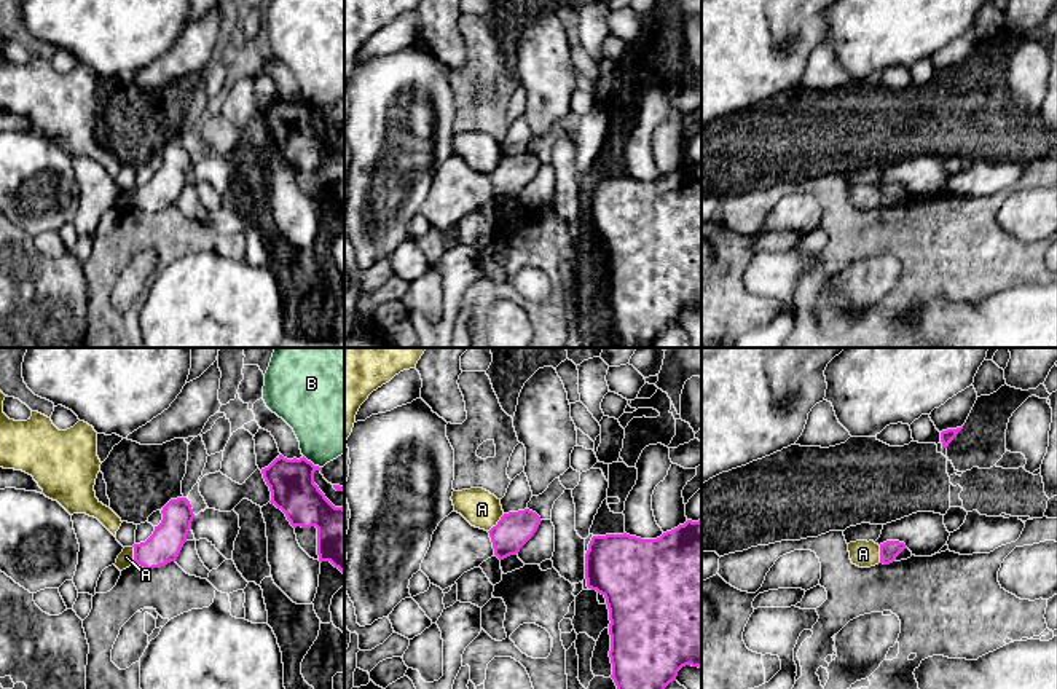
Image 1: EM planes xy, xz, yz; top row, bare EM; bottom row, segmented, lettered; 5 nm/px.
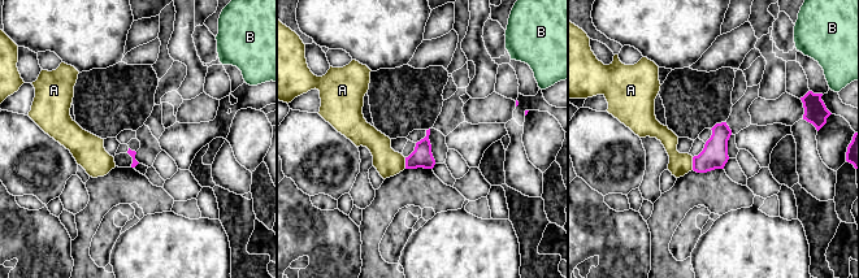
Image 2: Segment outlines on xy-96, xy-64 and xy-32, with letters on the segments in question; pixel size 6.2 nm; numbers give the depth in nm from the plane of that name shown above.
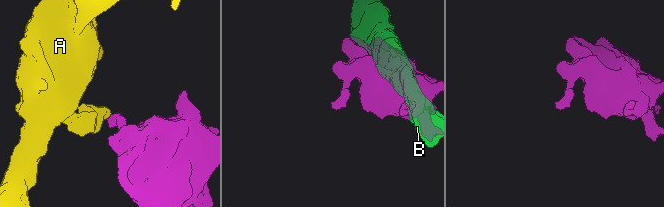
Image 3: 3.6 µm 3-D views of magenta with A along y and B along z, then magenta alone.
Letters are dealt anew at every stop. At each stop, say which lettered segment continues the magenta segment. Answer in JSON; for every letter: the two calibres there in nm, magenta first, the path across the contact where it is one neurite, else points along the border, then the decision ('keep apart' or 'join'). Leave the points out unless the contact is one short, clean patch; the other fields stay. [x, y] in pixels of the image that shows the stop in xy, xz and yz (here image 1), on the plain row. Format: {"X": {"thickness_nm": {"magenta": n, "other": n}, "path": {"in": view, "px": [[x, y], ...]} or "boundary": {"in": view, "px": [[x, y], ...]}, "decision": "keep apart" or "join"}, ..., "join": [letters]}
{"A": {"thickness_nm": {"magenta": 180, "other": 190}, "boundary": {"in": "xz", "px": [[504, 157], [488, 174]]}, "decision": "keep apart"}, "B": {"thickness_nm": {"magenta": 220, "other": 380}, "decision": "keep apart"}, "join": []}

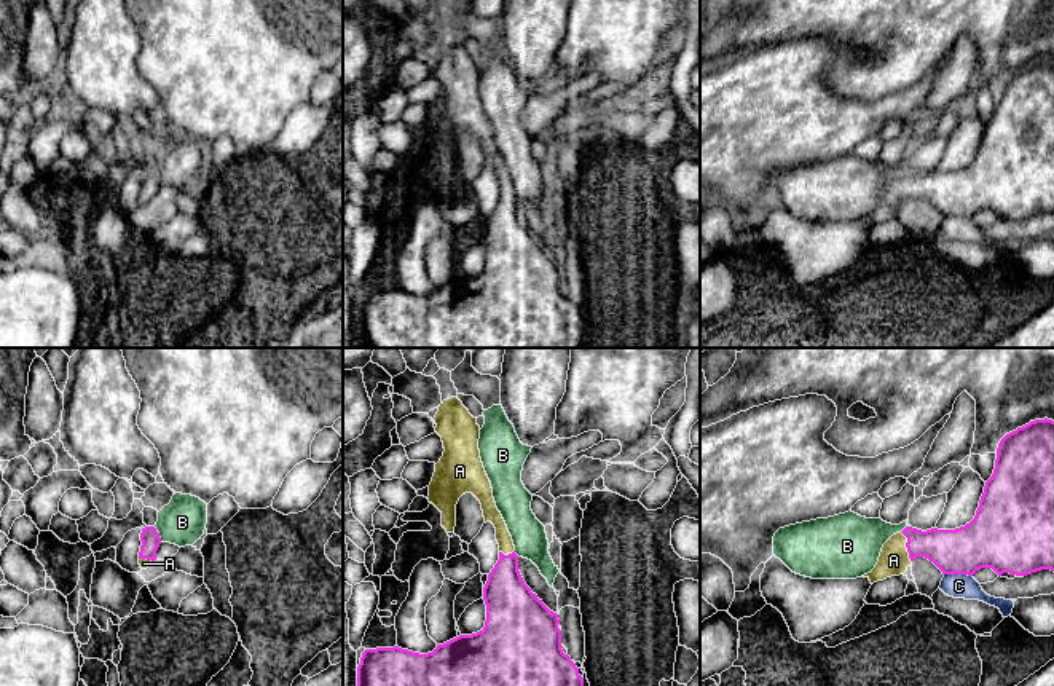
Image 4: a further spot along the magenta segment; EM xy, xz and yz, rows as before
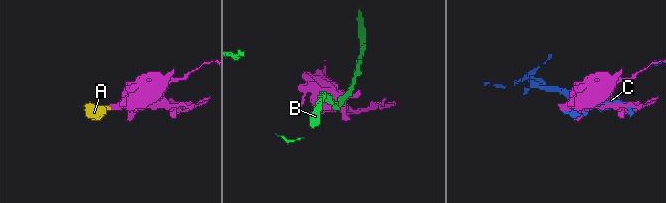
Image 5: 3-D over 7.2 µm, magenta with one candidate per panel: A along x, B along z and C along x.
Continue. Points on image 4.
{"A": {"thickness_nm": {"magenta": 220, "other": 150}, "path": {"in": "yz", "px": [[955, 193], [941, 189], [906, 189], [893, 203]]}, "decision": "join"}, "B": {"thickness_nm": {"magenta": 100, "other": 240}, "boundary": {"in": "xy", "px": [[153, 169], [161, 184]]}, "decision": "keep apart"}, "C": {"thickness_nm": {"magenta": 300, "other": 130}, "decision": "keep apart"}, "join": ["A"]}

